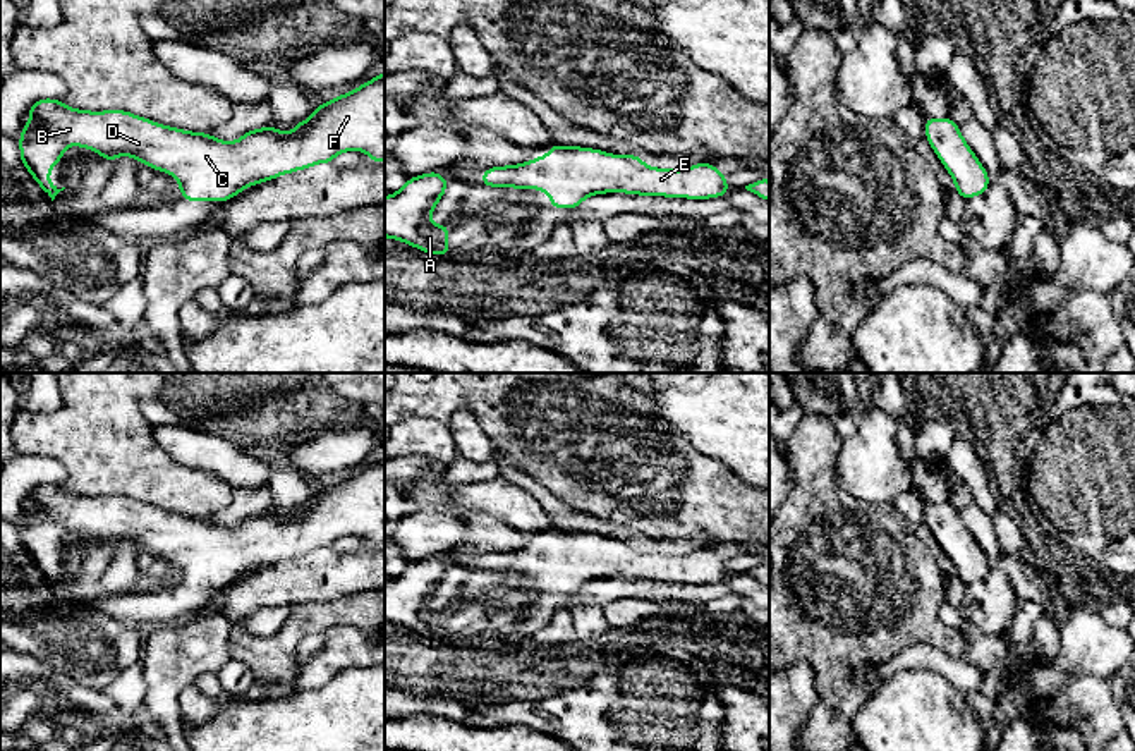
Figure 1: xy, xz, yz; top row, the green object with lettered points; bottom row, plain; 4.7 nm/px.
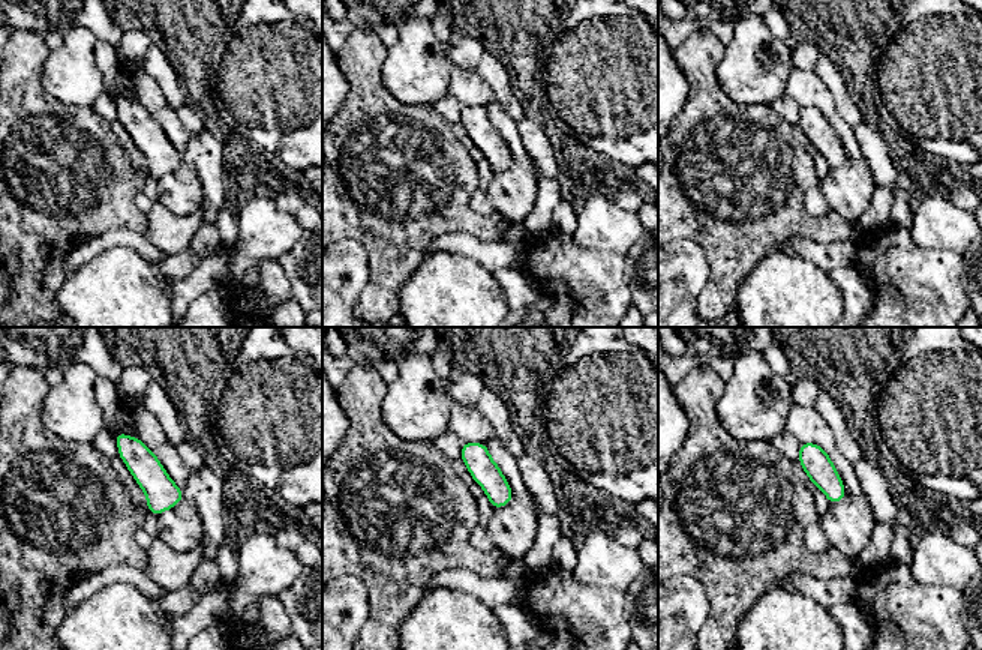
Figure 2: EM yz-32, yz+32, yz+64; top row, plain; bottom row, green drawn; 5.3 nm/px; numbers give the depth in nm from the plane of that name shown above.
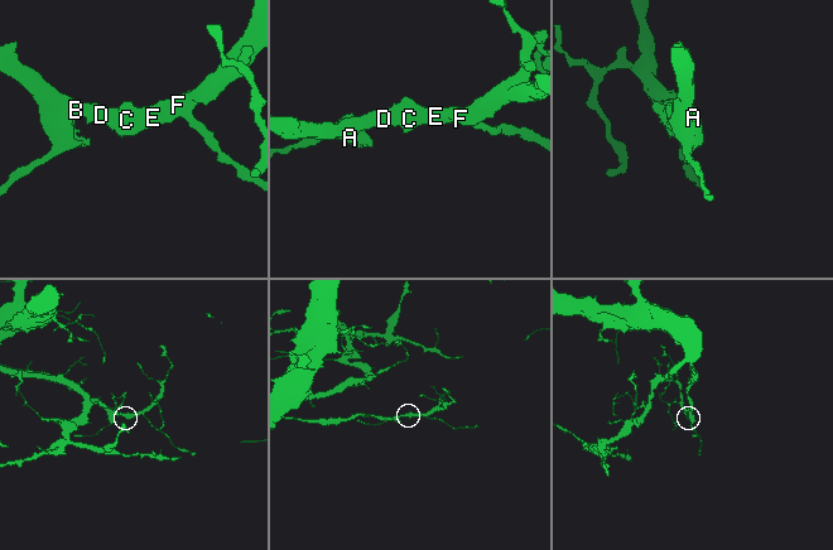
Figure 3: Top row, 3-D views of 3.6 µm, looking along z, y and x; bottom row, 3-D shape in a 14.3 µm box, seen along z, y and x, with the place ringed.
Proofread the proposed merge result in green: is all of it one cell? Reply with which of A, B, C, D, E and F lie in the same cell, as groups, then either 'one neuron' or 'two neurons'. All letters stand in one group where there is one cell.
A B C D E F | one neuron

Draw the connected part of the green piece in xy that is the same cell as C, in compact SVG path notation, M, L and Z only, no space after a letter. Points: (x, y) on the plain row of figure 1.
M385 457L314 492L313 500L285 521L275 510L256 512L232 528L167 512L125 495L76 495L52 483L34 486L26 498L34 505L22 509L17 524L21 546L52 586L65 572L50 567L48 557L69 529L94 534L105 546L129 540L172 559L180 581L192 588L211 583L225 588L249 571L331 548L350 534L385 546Z

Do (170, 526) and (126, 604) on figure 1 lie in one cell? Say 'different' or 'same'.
same

